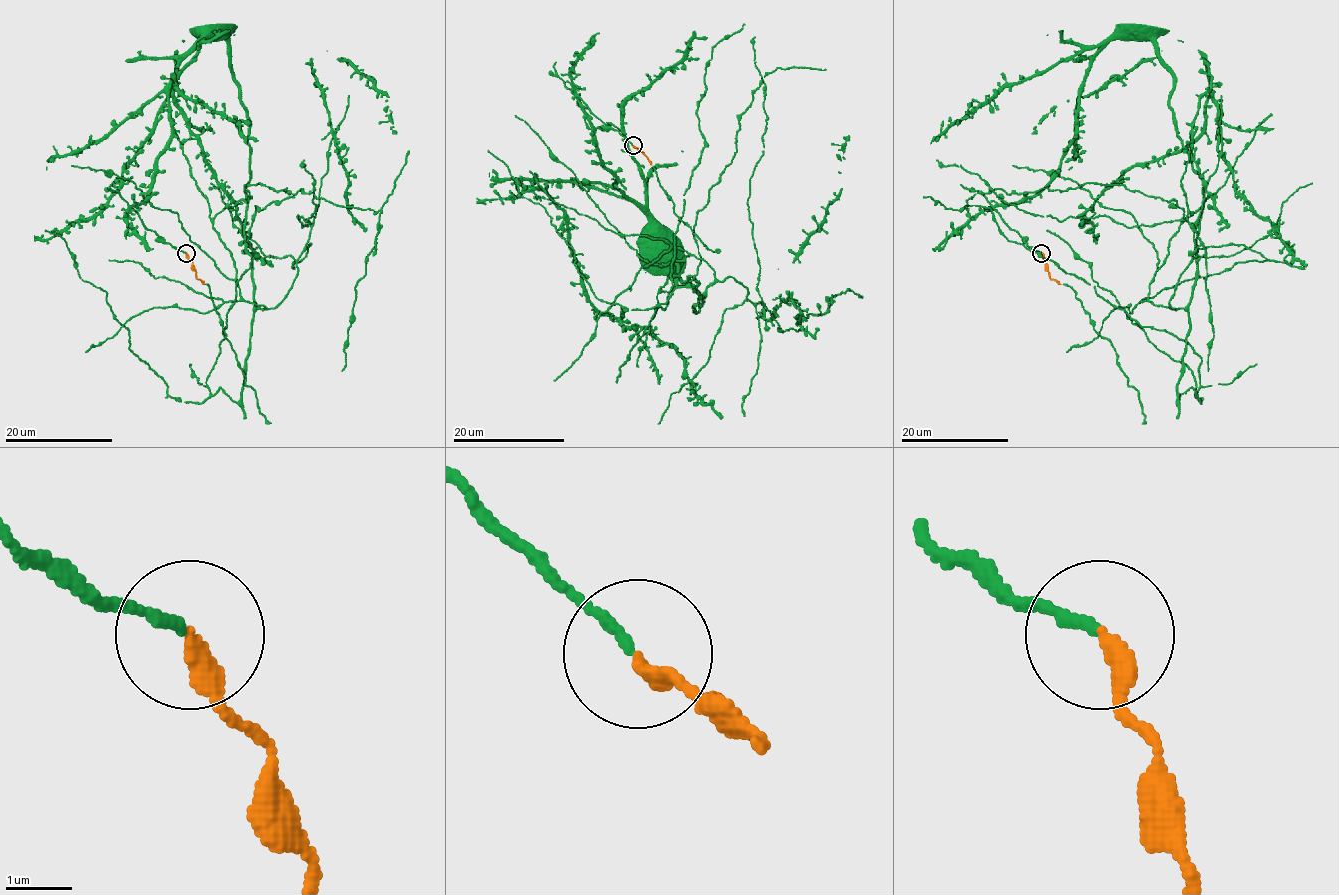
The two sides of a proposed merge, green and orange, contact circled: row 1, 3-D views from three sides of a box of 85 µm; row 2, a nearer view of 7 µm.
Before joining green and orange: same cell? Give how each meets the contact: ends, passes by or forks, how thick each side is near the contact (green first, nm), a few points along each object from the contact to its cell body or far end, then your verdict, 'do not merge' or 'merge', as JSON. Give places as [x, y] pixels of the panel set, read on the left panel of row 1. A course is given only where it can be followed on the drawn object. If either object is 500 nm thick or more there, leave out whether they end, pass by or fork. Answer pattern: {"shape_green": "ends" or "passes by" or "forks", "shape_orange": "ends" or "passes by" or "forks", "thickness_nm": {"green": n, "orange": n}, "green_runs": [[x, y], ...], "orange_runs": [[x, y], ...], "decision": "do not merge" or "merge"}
{"shape_green": "ends", "shape_orange": "ends", "thickness_nm": {"green": 160, "orange": 280}, "green_runs": [[185, 253], [132, 207], [224, 39], [282, 300], [171, 97], [34, 236]], "orange_runs": [[186, 253], [193, 263], [196, 276], [204, 284]], "decision": "merge"}

